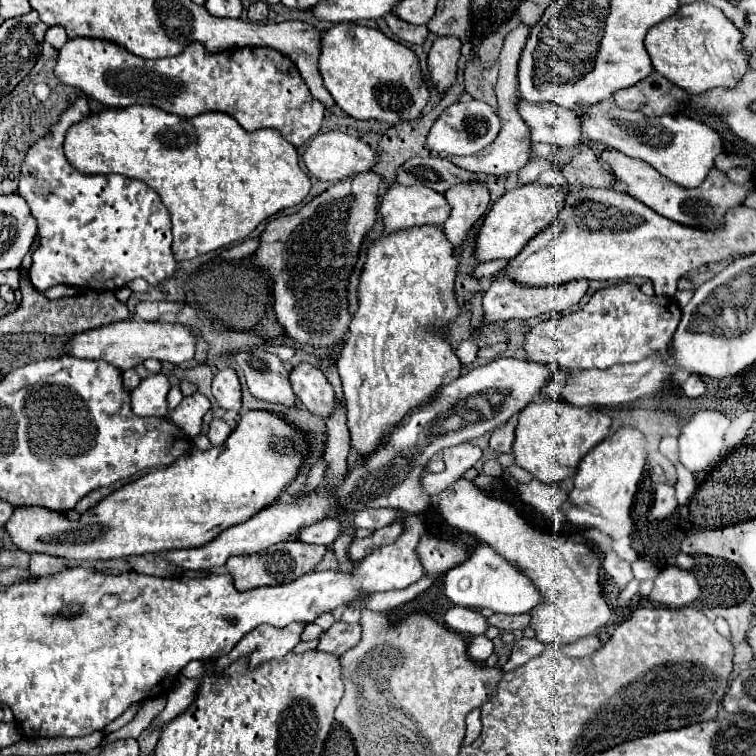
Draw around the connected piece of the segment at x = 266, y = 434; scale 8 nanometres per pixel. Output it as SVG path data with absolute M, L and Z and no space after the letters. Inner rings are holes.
M253 409L239 419L237 427L223 445L201 451L191 443L189 455L181 455L175 463L163 469L153 469L147 475L123 485L121 489L99 501L95 507L91 507L87 513L83 513L79 521L71 521L61 513L37 505L17 507L7 521L7 533L11 535L11 541L27 553L49 553L67 557L71 561L121 559L127 555L203 547L225 529L237 523L245 523L259 511L271 507L295 481L295 477L303 469L309 451L311 443L301 427L287 423L285 417L279 413Z

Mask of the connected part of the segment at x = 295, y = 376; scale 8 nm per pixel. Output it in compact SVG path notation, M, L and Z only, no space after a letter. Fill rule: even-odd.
M299 363L291 369L289 381L293 393L315 415L327 419L335 407L335 391L327 377L311 363Z

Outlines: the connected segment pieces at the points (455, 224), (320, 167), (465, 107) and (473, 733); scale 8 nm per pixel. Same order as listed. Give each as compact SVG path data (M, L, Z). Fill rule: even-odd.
M485 183L459 185L451 187L445 193L445 199L451 205L451 213L443 225L443 233L455 249L455 257L459 257L469 231L489 207L489 189Z
M329 131L329 133L321 133L317 135L305 149L303 153L303 163L307 167L307 171L317 177L319 181L341 181L341 179L347 179L351 175L357 175L357 173L363 173L363 171L369 171L375 163L375 155L377 151L347 135L347 133L341 133L341 131Z
M469 101L469 103L455 103L447 107L439 119L433 123L429 135L427 135L427 145L431 151L443 155L443 157L467 157L479 153L483 147L487 147L501 129L501 121L497 119L495 111L483 103L483 101Z
M475 709L467 715L467 733L465 733L465 739L463 739L463 745L471 745L473 739L479 737L482 730L482 723L480 719L481 710Z

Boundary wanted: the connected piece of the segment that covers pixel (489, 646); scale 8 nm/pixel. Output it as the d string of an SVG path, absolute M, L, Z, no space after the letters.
M485 635L475 637L471 641L471 645L469 645L469 655L475 661L487 661L491 653L493 653L493 641L491 639L485 639Z

